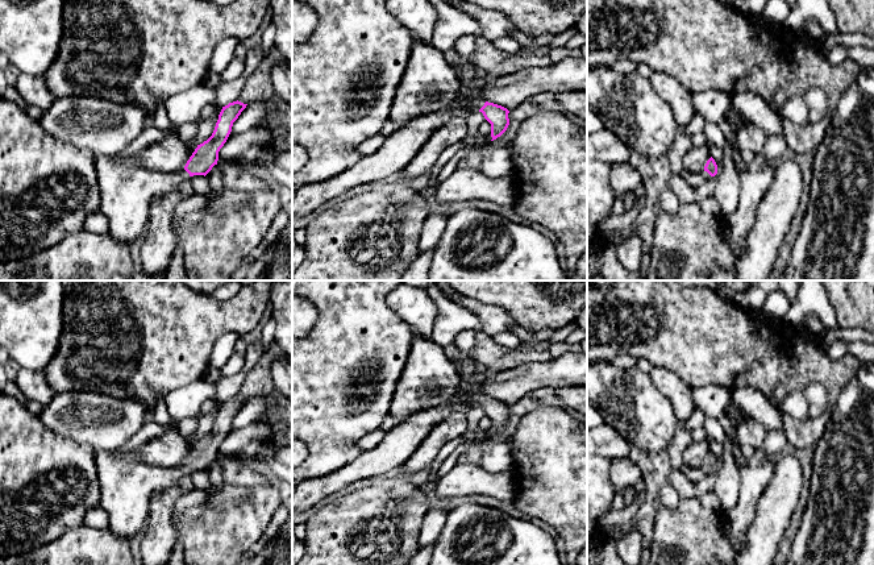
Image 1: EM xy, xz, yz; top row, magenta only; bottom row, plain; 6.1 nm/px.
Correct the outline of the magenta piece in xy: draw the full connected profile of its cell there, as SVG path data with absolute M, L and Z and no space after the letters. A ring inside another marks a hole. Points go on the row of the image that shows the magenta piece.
M233 101L222 107L212 136L197 145L183 170L176 173L159 173L145 170L138 161L138 155L117 161L115 157L96 157L97 184L100 199L97 212L108 219L108 233L121 244L130 246L140 238L143 228L147 225L150 204L157 198L166 198L175 192L178 186L193 175L207 175L218 161L218 151L226 142L233 122L238 119L247 104Z

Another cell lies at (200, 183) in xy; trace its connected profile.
M193 175L190 178L193 192L197 195L208 195L211 191L209 180L204 175Z

